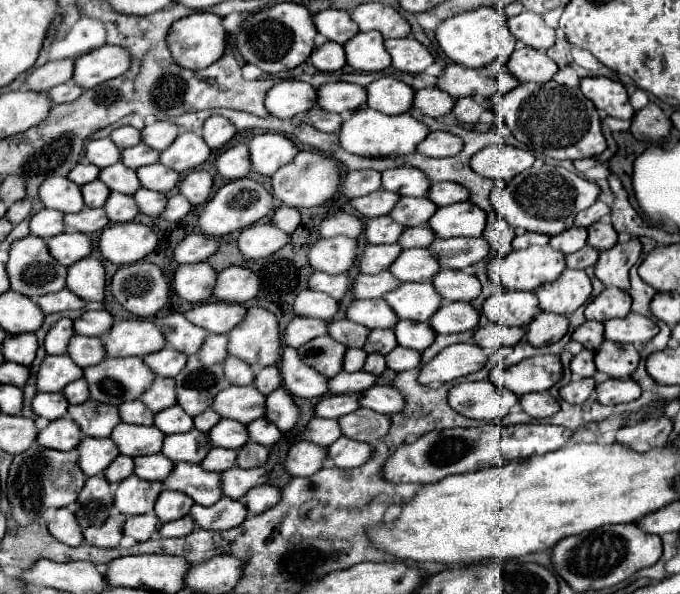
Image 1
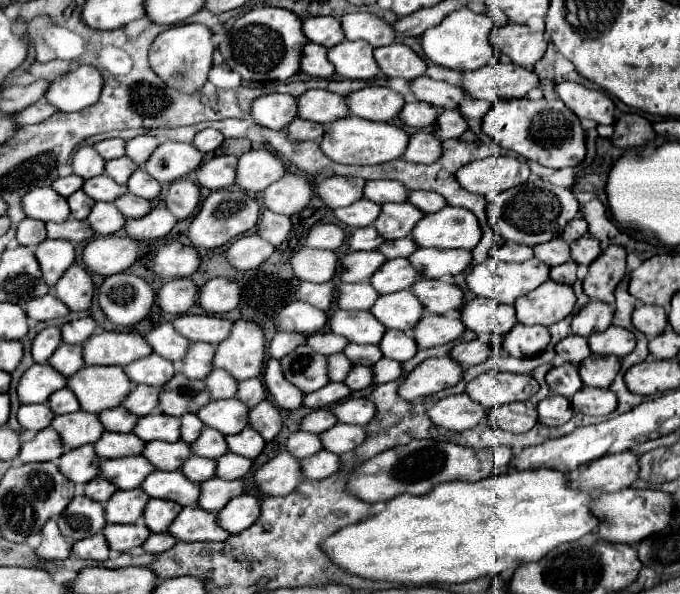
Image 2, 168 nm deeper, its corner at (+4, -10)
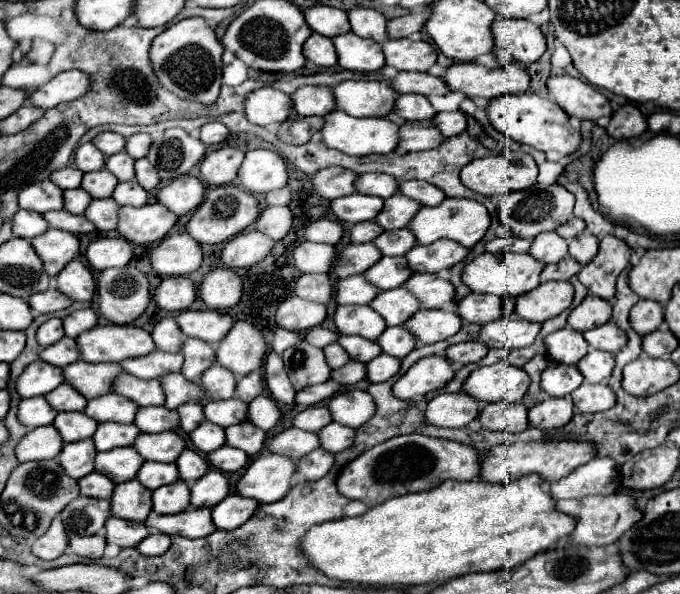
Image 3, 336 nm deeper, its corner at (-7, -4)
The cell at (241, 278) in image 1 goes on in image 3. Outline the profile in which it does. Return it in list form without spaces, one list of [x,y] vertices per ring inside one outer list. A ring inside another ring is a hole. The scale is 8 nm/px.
[[[214,269],[204,277],[200,297],[208,309],[234,307],[242,297],[242,279],[232,269]]]

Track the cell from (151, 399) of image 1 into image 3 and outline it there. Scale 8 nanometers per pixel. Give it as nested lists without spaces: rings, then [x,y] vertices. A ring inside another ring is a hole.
[[[122,373],[116,379],[114,391],[118,395],[124,395],[126,399],[132,399],[140,407],[164,405],[164,389],[162,389],[162,383],[158,379],[142,381],[138,377],[132,377],[130,373]]]

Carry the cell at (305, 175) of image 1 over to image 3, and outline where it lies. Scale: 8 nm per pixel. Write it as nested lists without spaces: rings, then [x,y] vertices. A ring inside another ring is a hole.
[[[286,185],[286,187],[282,187],[282,189],[270,191],[270,193],[266,195],[268,205],[288,205],[288,203],[290,203],[290,199],[292,199],[292,191],[290,191],[290,187],[288,187],[288,185]]]

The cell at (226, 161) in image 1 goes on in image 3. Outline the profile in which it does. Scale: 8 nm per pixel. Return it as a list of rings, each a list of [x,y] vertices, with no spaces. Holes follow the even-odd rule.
[[[222,147],[218,151],[212,151],[200,163],[202,179],[208,185],[234,183],[238,177],[242,159],[244,159],[244,151],[240,151],[236,147]]]

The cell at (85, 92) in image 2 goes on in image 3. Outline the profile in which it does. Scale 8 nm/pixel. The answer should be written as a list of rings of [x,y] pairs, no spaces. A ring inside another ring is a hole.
[[[78,69],[58,73],[52,81],[30,93],[30,103],[36,107],[52,109],[60,103],[80,99],[90,91],[90,75]]]

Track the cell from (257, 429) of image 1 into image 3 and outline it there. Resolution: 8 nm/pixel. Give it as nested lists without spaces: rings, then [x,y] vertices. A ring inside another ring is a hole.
[[[244,421],[244,423],[238,423],[238,425],[230,425],[226,429],[226,443],[246,451],[248,455],[260,453],[262,447],[264,447],[264,441],[266,441],[266,431],[258,429],[250,421]]]

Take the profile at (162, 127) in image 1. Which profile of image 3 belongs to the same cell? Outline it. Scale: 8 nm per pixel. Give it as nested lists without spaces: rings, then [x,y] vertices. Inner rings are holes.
[[[138,133],[126,139],[126,151],[134,159],[142,159],[148,155],[148,149],[152,145],[152,137],[148,133]]]

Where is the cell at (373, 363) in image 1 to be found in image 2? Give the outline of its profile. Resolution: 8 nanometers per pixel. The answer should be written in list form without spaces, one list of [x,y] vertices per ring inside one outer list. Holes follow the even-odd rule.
[[[353,365],[343,383],[349,389],[359,391],[359,389],[365,389],[367,385],[371,385],[371,381],[373,381],[373,375],[371,375],[371,369],[369,367],[365,367],[365,365]]]

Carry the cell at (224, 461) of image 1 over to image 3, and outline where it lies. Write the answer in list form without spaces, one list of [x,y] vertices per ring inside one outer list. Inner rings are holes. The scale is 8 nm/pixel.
[[[184,449],[182,455],[176,459],[176,465],[182,481],[196,481],[208,471],[208,461],[192,449]]]

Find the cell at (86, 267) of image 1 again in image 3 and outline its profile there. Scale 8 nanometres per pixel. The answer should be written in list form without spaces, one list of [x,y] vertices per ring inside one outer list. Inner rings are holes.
[[[74,259],[56,277],[56,287],[72,301],[92,301],[96,281],[92,271],[84,263],[80,259]]]

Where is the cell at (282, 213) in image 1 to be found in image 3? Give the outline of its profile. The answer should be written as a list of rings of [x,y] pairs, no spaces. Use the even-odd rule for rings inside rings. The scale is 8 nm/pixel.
[[[266,207],[256,221],[256,229],[272,237],[274,241],[280,241],[286,237],[286,233],[292,227],[292,213],[288,207]]]

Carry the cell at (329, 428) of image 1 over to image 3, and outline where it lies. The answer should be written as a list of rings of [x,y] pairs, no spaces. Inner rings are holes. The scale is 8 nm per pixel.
[[[290,427],[290,429],[278,433],[276,437],[268,439],[266,445],[268,445],[268,451],[280,453],[280,455],[286,455],[286,457],[292,457],[294,461],[298,461],[300,457],[318,449],[320,439],[312,431],[302,431],[302,429]]]

